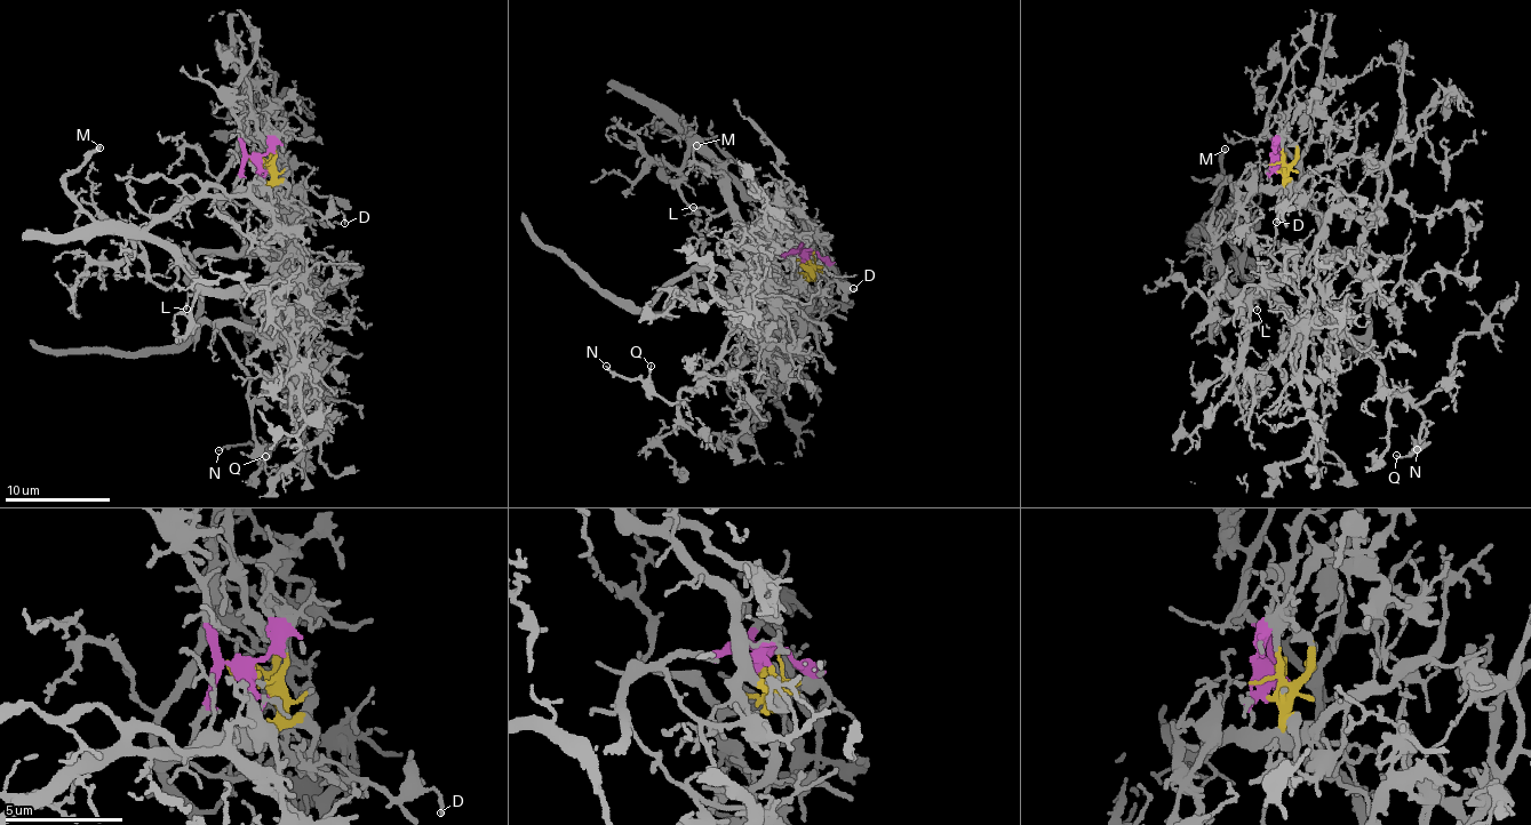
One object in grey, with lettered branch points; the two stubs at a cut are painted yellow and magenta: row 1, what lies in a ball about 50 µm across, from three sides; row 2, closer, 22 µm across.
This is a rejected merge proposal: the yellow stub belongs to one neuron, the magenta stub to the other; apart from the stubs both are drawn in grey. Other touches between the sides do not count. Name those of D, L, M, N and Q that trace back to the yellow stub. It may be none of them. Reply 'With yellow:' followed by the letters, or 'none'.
With yellow: L, M

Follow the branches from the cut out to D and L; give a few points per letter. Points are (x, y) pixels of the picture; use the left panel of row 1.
D: (260, 158), (246, 160), (233, 194), (241, 205), (255, 208), (289, 200), (319, 213), (342, 213), (343, 223)
L: (260, 158), (272, 178), (262, 186), (199, 194), (149, 231), (175, 262), (214, 288), (200, 289), (185, 310)

